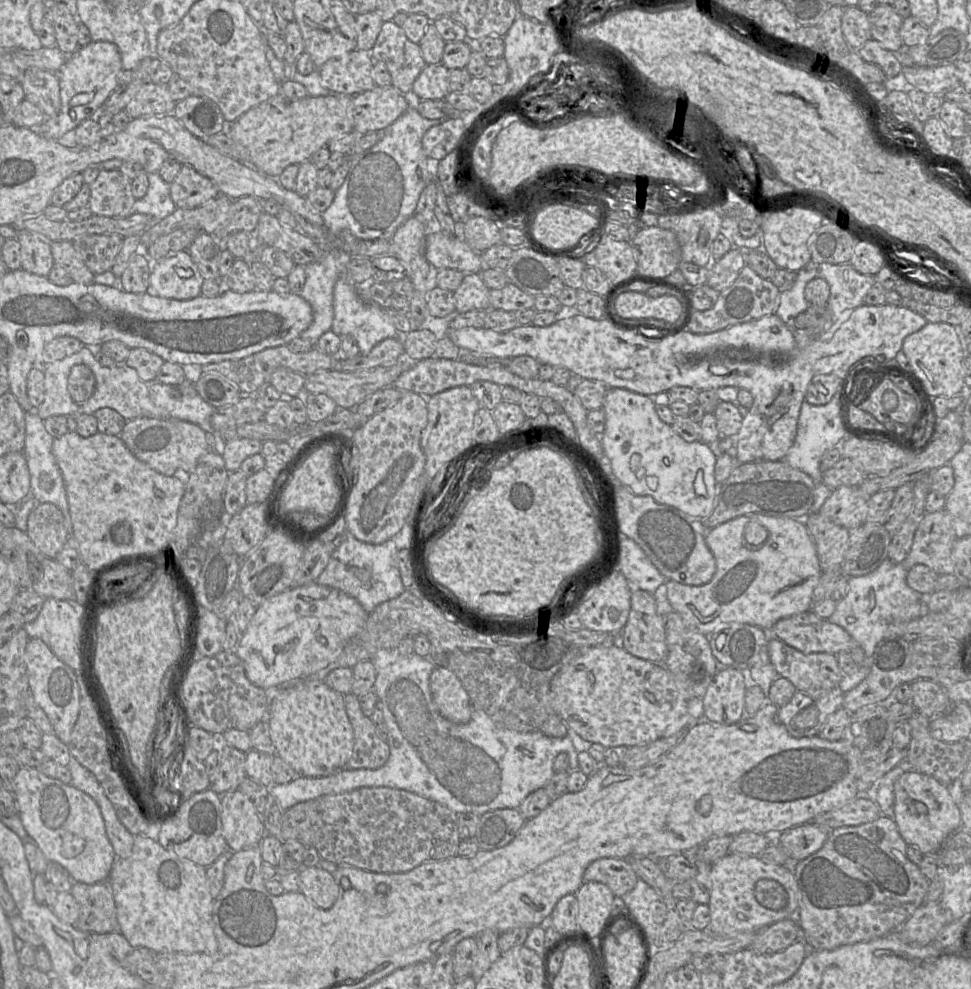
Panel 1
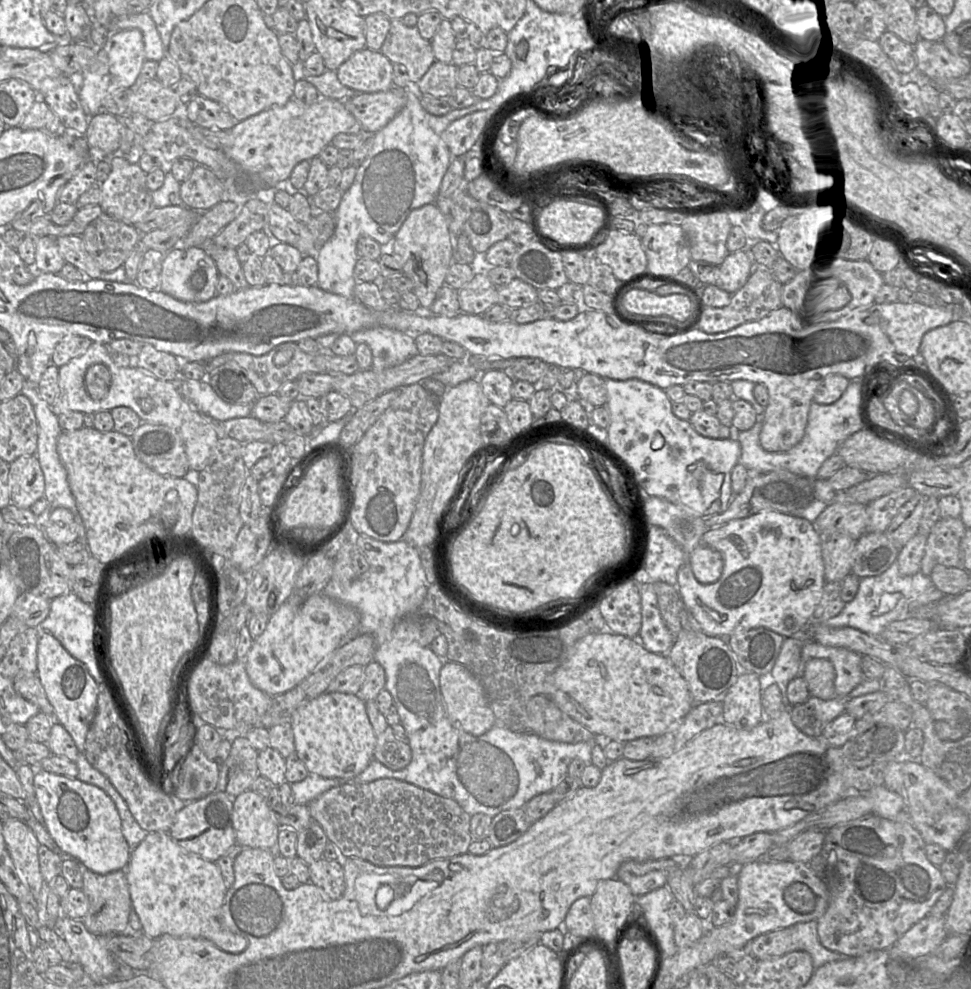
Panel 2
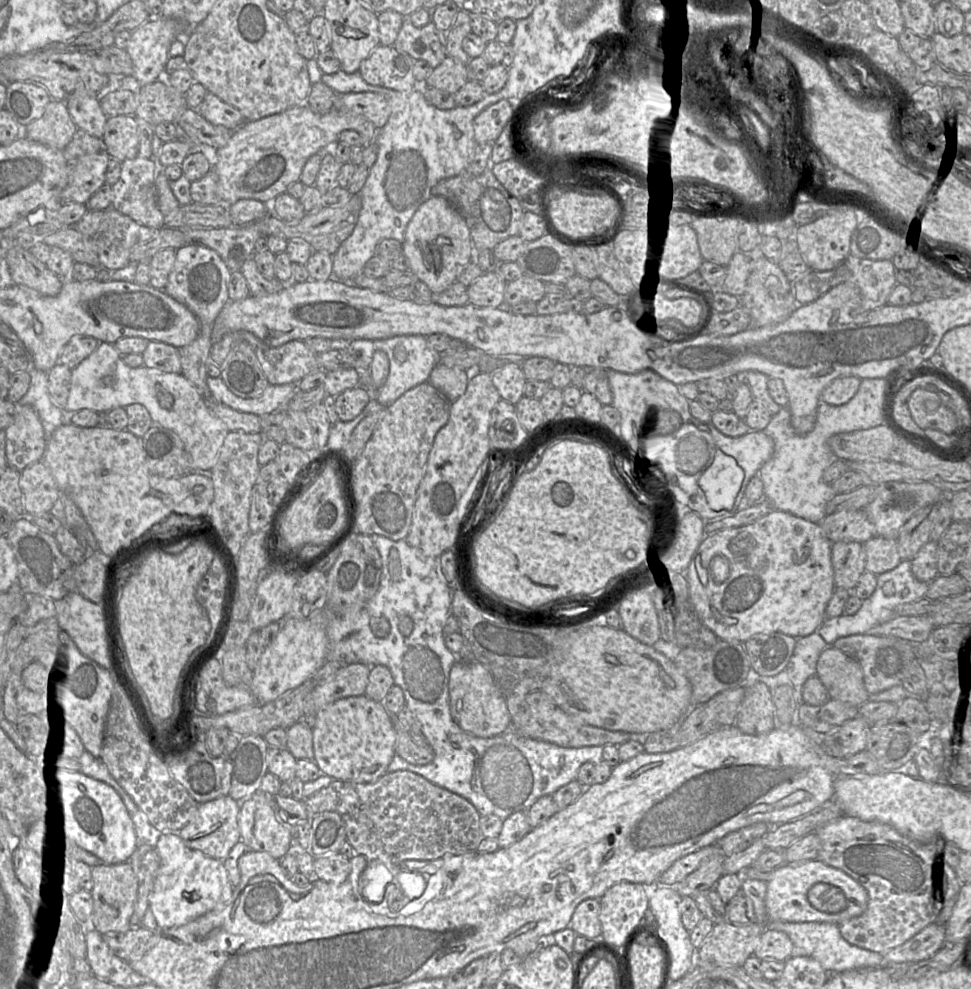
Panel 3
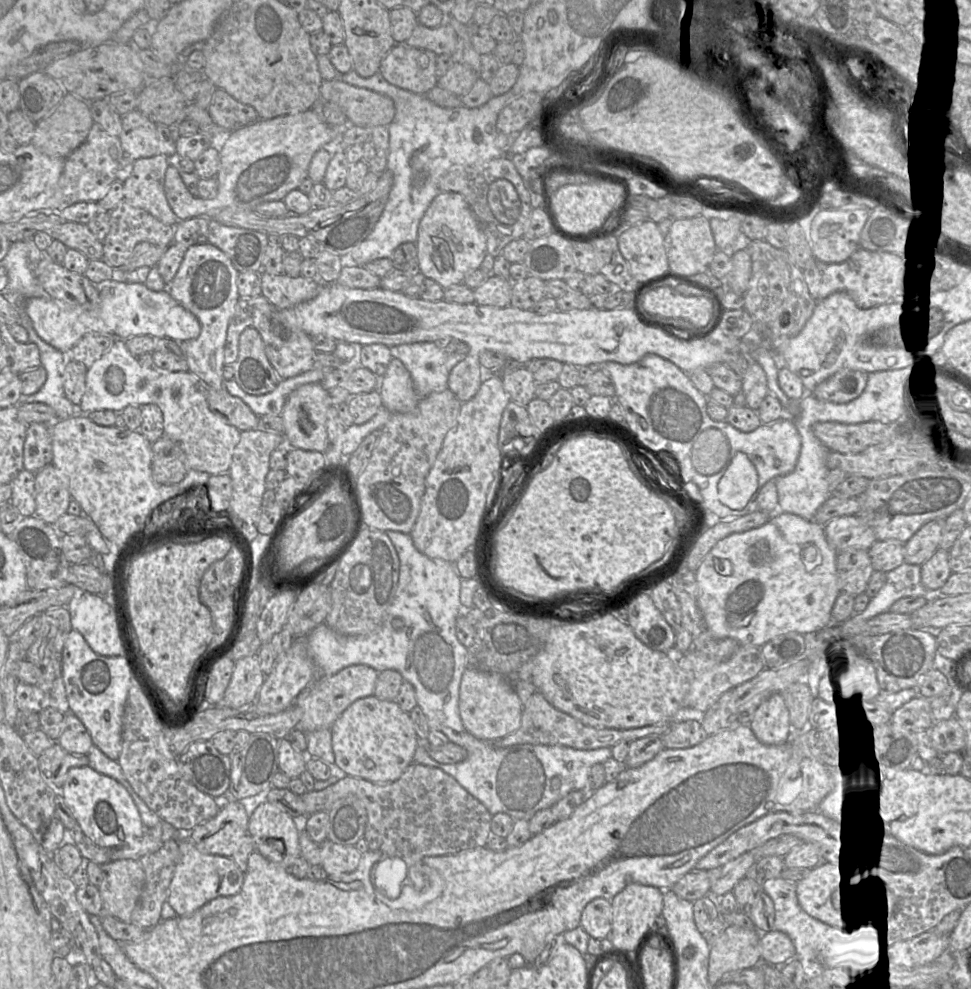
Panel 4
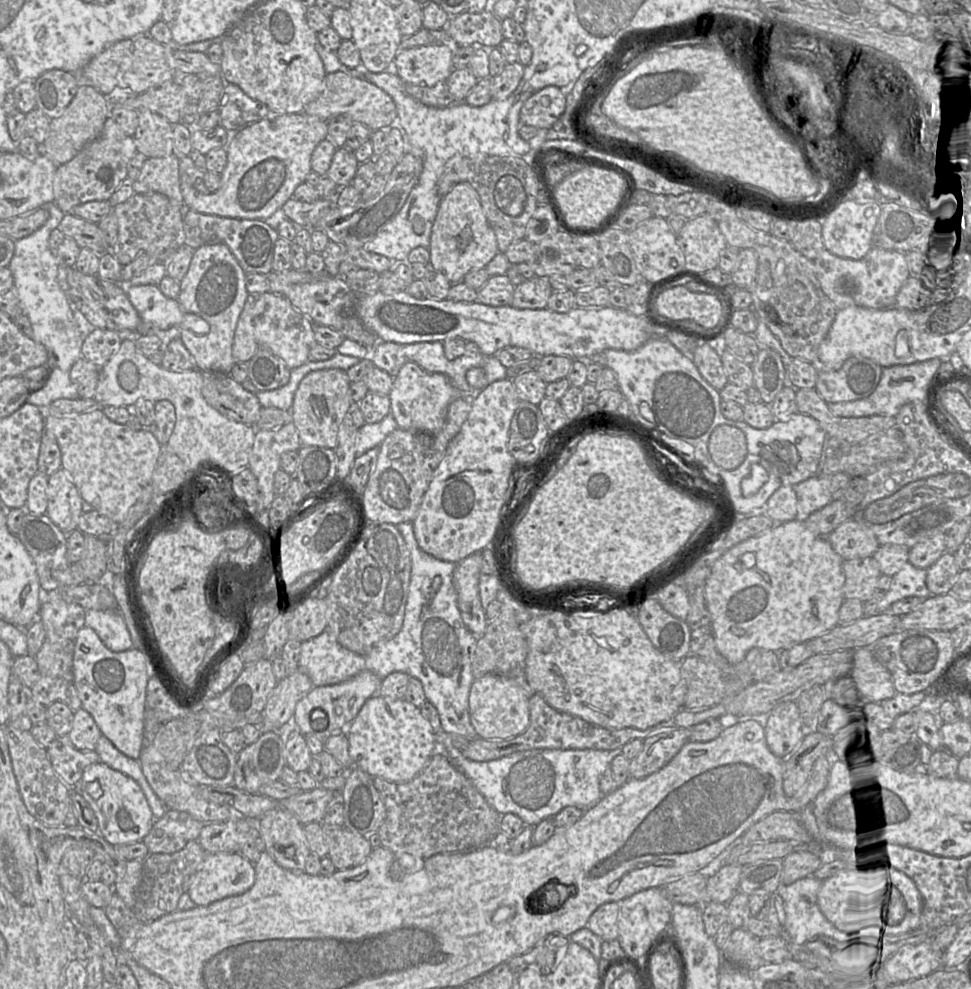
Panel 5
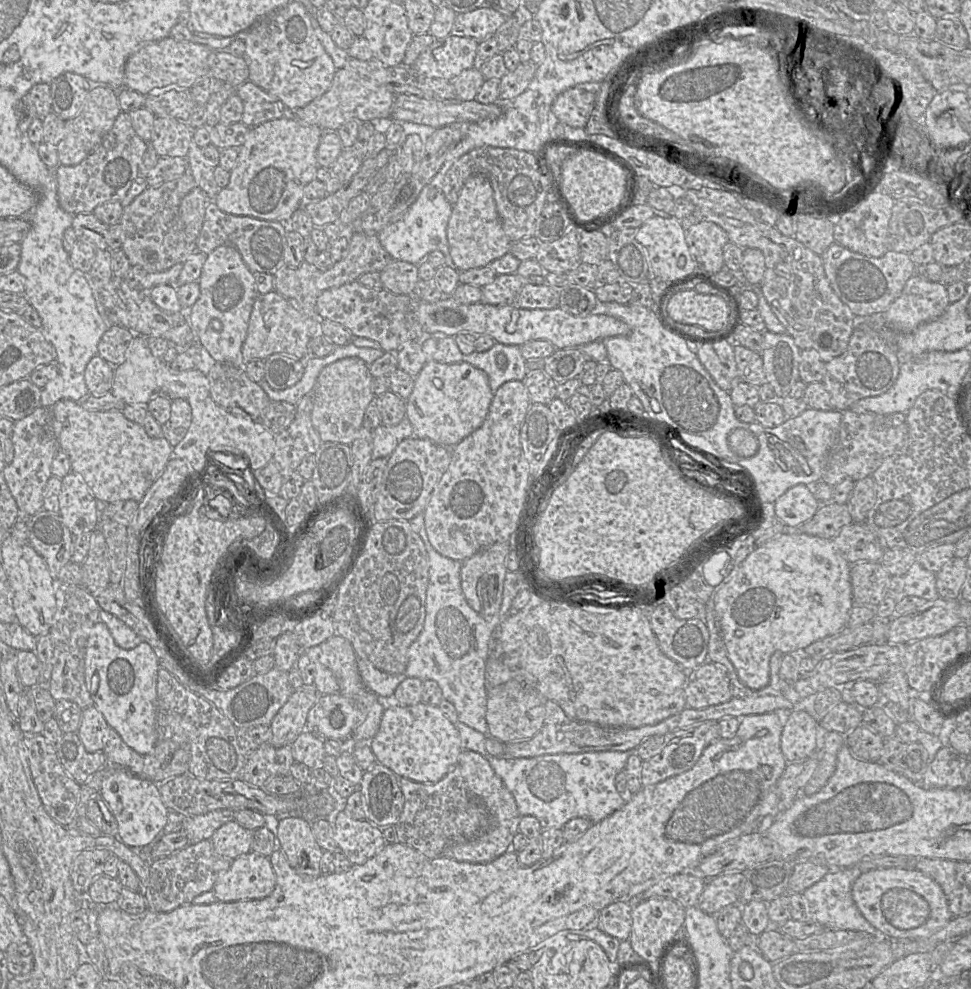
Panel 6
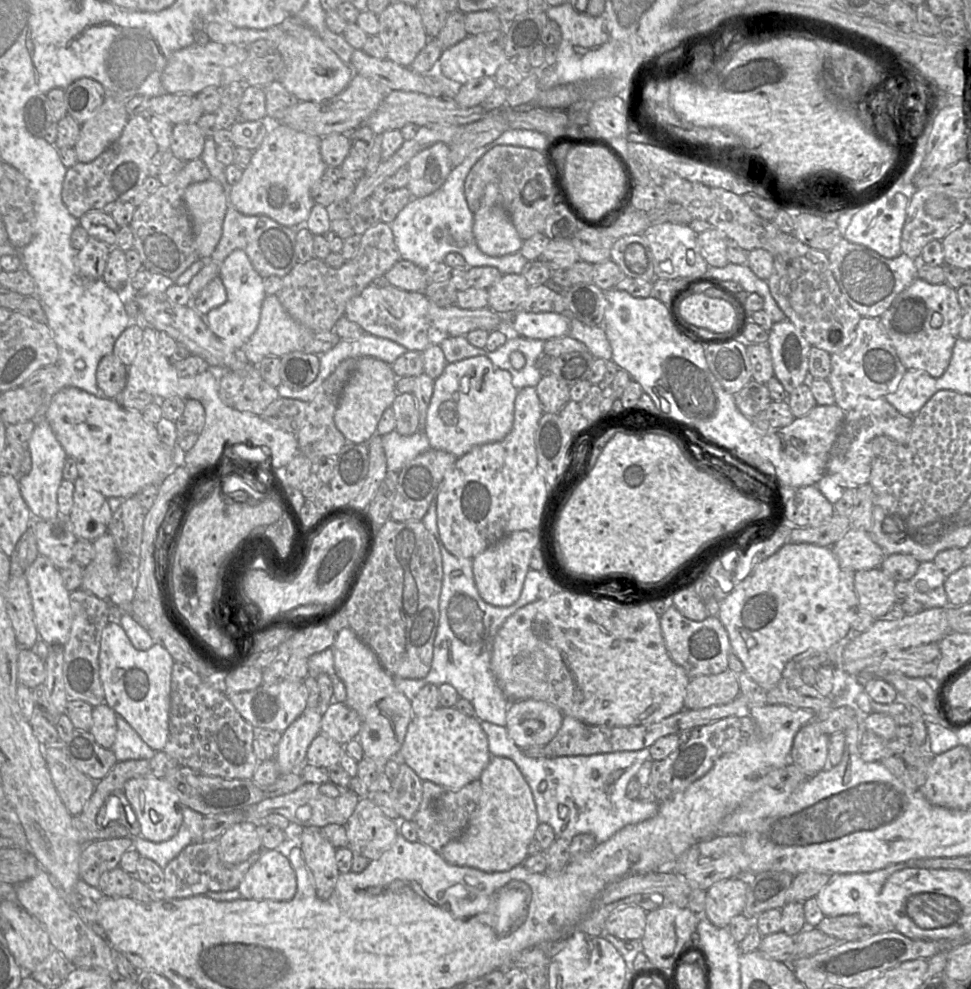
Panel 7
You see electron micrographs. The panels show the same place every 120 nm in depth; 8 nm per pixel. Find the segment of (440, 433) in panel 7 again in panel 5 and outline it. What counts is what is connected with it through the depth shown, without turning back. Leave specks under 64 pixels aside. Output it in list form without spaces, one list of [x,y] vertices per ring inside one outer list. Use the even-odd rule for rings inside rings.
[[[407,361],[394,378],[388,396],[391,402],[391,414],[399,428],[437,433],[444,427],[450,403],[463,397],[464,394],[456,389],[444,374],[429,372],[415,362]]]

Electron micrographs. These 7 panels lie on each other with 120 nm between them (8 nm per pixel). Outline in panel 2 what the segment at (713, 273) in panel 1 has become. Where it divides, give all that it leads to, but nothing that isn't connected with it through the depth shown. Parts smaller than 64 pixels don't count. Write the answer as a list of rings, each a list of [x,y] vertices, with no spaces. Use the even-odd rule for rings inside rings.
[[[748,250],[729,253],[719,266],[719,276],[715,285],[734,294],[747,282],[754,269],[754,261]]]

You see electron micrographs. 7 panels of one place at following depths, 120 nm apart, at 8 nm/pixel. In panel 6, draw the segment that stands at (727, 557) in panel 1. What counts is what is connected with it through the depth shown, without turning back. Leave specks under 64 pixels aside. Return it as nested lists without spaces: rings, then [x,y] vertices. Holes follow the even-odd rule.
[[[788,532],[769,540],[752,552],[716,589],[713,606],[717,623],[740,680],[759,690],[770,682],[770,659],[774,652],[802,650],[815,641],[834,635],[847,626],[854,605],[851,564],[835,549],[833,541],[801,532]]]

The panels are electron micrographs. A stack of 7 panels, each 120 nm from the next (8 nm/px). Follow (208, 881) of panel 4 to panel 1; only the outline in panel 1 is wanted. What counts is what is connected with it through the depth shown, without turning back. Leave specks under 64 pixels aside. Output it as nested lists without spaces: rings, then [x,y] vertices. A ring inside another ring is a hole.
[[[134,835],[134,843],[131,855],[127,858],[116,858],[111,872],[108,877],[111,885],[114,902],[117,911],[117,920],[119,924],[119,932],[127,939],[129,944],[134,948],[149,948],[156,952],[165,953],[205,953],[215,954],[218,950],[218,942],[214,933],[214,923],[212,918],[214,898],[210,894],[209,884],[206,876],[206,868],[194,863],[191,860],[180,858],[174,852],[162,847],[160,843],[147,836]]]

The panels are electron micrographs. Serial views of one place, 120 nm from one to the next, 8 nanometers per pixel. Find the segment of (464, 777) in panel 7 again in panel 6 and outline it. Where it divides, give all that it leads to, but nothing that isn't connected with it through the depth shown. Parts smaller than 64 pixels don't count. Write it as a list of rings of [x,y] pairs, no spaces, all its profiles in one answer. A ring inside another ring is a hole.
[[[387,702],[379,729],[368,744],[377,763],[398,776],[421,783],[440,781],[456,766],[463,751],[456,726],[438,706],[422,702],[412,706]]]

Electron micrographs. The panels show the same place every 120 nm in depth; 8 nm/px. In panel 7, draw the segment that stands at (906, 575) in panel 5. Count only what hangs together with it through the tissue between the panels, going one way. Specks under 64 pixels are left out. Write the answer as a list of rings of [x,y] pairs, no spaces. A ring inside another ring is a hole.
[[[933,561],[921,562],[916,574],[909,580],[906,599],[919,601],[924,608],[949,607],[945,580],[946,576]]]

